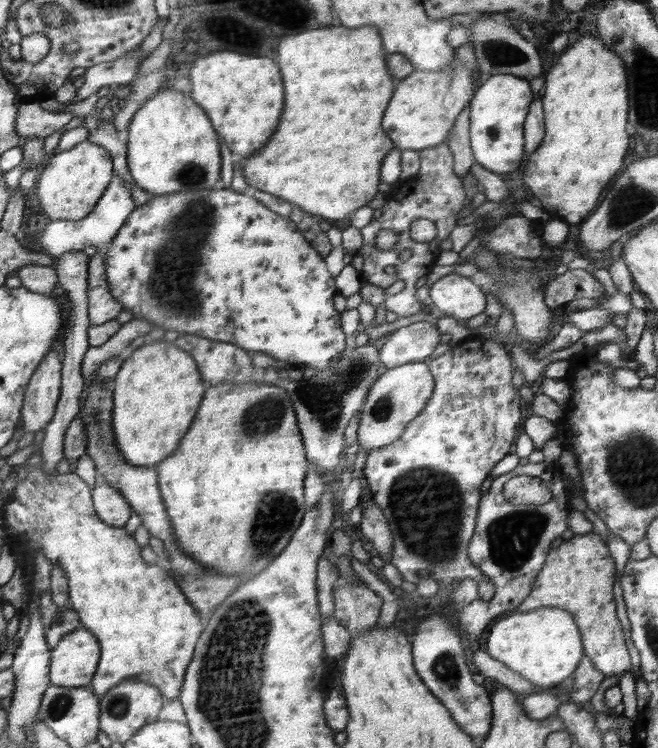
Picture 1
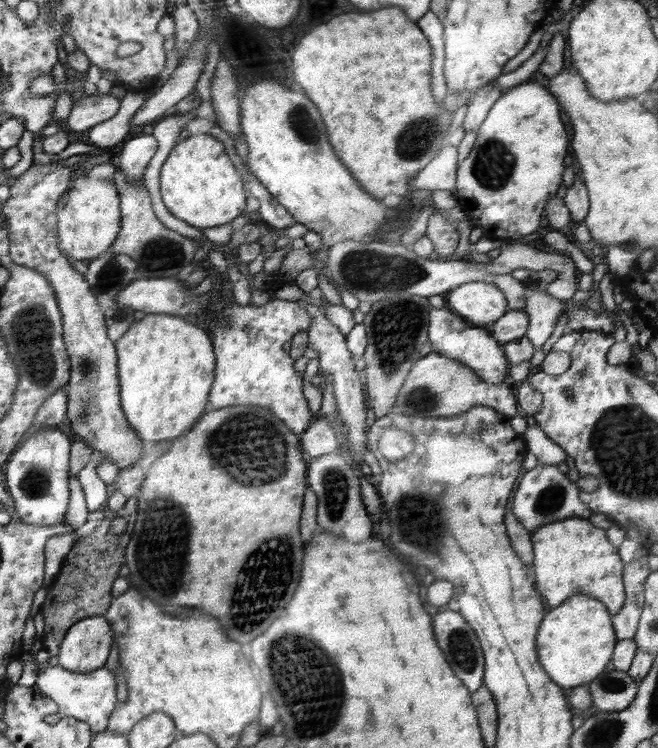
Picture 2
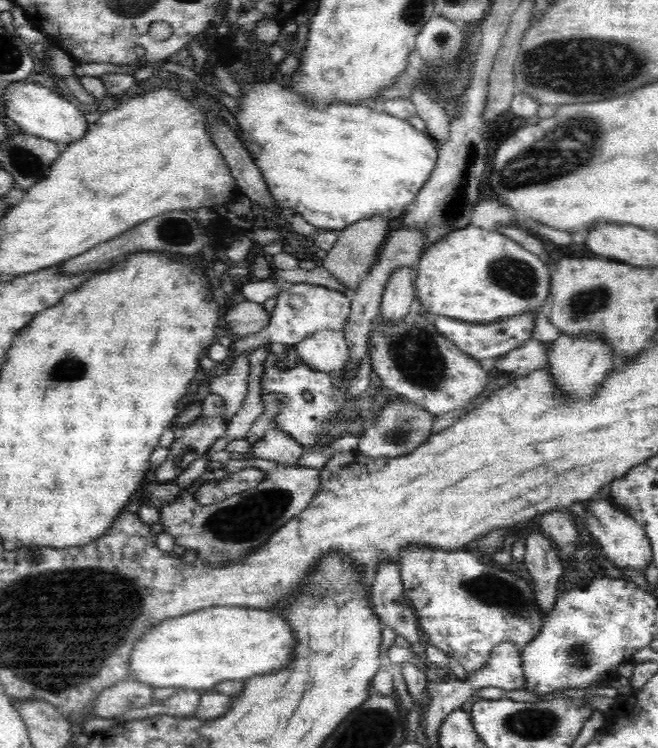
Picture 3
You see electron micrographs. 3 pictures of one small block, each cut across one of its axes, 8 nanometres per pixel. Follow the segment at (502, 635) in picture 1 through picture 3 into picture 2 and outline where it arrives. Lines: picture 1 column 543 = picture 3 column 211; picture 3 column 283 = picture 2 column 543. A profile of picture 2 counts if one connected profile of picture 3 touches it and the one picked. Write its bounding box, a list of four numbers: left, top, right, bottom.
[536,594,616,689]

